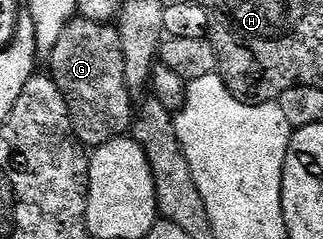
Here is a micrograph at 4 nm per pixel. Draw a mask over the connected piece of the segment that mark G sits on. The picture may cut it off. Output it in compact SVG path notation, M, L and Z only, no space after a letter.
M78 17L65 25L65 33L57 41L49 60L49 74L55 80L65 105L69 105L75 136L88 148L94 149L109 141L126 136L133 122L133 100L125 85L125 53L121 49L121 37L114 26Z

